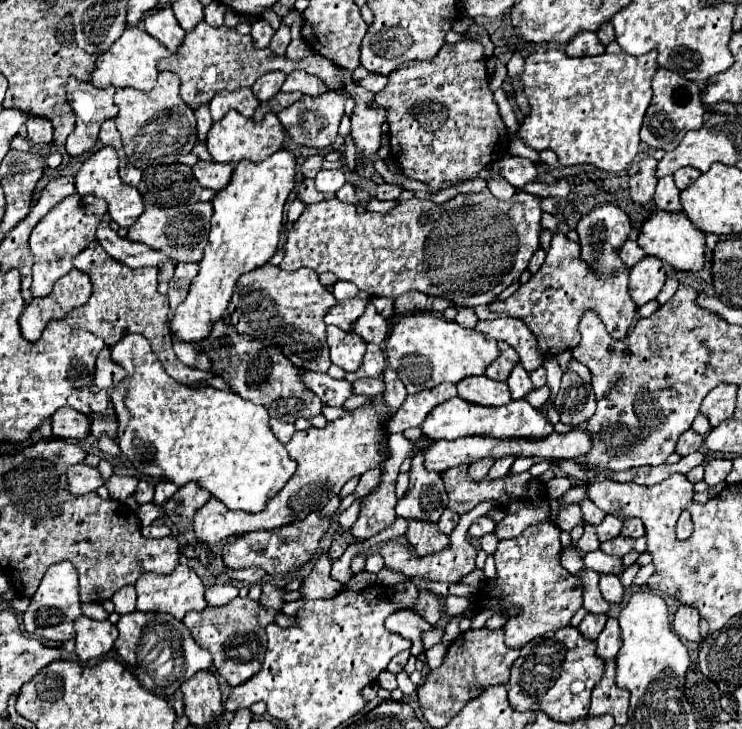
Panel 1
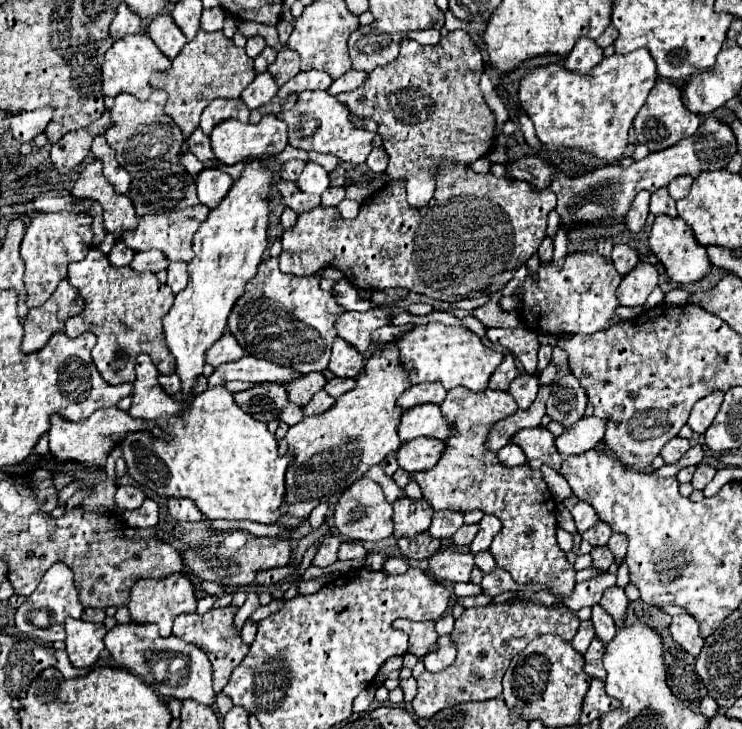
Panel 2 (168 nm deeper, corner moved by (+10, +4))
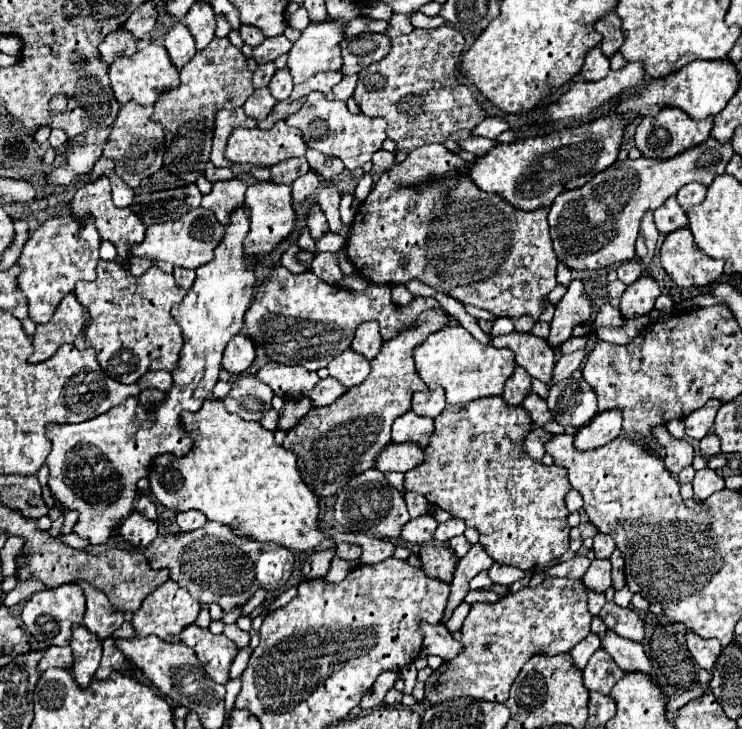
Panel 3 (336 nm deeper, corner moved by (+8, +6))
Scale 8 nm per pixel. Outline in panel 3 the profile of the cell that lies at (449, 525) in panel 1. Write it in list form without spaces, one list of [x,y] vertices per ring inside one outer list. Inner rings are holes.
[[[451,518],[451,520],[439,524],[439,528],[437,528],[437,532],[435,532],[433,538],[435,538],[437,542],[447,542],[449,538],[463,534],[465,528],[467,528],[467,526],[465,526],[463,520],[459,520],[459,518]]]

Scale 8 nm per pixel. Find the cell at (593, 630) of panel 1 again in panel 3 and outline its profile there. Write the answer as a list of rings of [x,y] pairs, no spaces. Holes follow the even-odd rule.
[[[589,634],[589,636],[587,636],[583,642],[579,642],[573,650],[569,650],[569,654],[571,654],[571,658],[573,658],[573,666],[579,668],[579,670],[583,670],[583,666],[587,666],[587,662],[589,662],[591,654],[593,654],[595,650],[599,650],[599,644],[601,644],[599,636],[597,636],[597,634]]]

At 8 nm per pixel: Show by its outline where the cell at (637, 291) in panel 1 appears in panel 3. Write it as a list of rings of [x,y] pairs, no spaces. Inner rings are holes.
[[[641,276],[635,284],[627,286],[625,294],[621,296],[619,312],[625,320],[645,316],[653,310],[657,296],[661,294],[657,282],[651,276]]]

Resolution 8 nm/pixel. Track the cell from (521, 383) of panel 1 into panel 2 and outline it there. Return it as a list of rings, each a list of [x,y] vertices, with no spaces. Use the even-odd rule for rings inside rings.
[[[521,372],[511,384],[509,384],[509,394],[515,398],[519,408],[529,408],[531,402],[535,400],[539,390],[539,380],[527,372]]]

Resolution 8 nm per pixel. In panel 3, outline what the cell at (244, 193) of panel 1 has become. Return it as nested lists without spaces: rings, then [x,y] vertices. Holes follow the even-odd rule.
[[[239,208],[231,214],[225,236],[215,248],[215,260],[197,268],[195,284],[189,288],[185,300],[171,310],[183,330],[185,344],[179,364],[171,372],[171,390],[151,410],[153,420],[149,410],[141,408],[135,396],[83,424],[47,424],[47,438],[53,444],[47,458],[51,496],[65,510],[79,514],[73,532],[93,546],[107,544],[111,536],[117,534],[119,522],[135,508],[135,498],[139,496],[137,482],[149,476],[155,458],[161,454],[185,456],[193,446],[193,438],[181,422],[181,412],[197,412],[211,396],[219,380],[223,350],[227,342],[241,332],[243,316],[253,296],[255,268],[243,248],[243,240],[249,234],[247,214],[247,208]]]

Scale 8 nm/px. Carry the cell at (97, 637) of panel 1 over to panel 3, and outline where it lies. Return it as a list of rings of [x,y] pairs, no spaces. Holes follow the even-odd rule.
[[[77,626],[71,638],[73,650],[73,678],[79,686],[87,688],[101,662],[101,640],[95,638],[85,626]]]

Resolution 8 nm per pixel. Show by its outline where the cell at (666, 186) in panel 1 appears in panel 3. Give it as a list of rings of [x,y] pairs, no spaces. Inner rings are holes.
[[[671,196],[661,208],[655,210],[655,226],[657,226],[659,234],[663,234],[663,236],[687,226],[687,214],[679,206],[675,196]]]

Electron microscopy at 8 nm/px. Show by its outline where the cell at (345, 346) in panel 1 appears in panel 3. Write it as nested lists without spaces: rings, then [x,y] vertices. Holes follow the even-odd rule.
[[[345,350],[343,354],[335,356],[327,364],[327,370],[329,370],[329,376],[335,378],[337,382],[341,382],[345,388],[353,388],[369,376],[371,364],[361,354],[353,352],[353,350]]]

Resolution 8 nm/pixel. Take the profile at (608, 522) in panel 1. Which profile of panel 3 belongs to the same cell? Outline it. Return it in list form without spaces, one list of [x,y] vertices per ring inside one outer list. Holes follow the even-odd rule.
[[[595,534],[593,538],[593,552],[595,552],[595,558],[611,558],[613,550],[615,550],[615,542],[609,534]]]

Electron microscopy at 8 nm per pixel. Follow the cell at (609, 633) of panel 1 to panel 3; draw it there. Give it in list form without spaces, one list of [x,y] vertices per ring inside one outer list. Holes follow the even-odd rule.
[[[597,650],[591,656],[589,664],[585,666],[583,678],[585,678],[587,690],[609,694],[611,688],[619,682],[619,678],[623,678],[623,670],[615,666],[613,658],[605,650]]]

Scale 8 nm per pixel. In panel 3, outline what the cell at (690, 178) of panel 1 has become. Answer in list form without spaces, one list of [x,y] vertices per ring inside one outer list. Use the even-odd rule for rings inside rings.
[[[691,182],[687,186],[683,186],[679,192],[677,192],[677,200],[679,204],[683,206],[683,210],[687,212],[691,206],[697,206],[699,202],[705,200],[705,194],[707,194],[707,188],[699,182]]]

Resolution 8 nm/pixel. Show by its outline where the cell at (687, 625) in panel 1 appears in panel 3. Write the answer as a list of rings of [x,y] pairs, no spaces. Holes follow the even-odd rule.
[[[687,632],[687,648],[693,656],[693,660],[697,662],[699,668],[705,668],[705,670],[713,670],[719,654],[721,654],[721,644],[715,642],[715,640],[703,640],[699,638],[697,634],[693,632]]]

